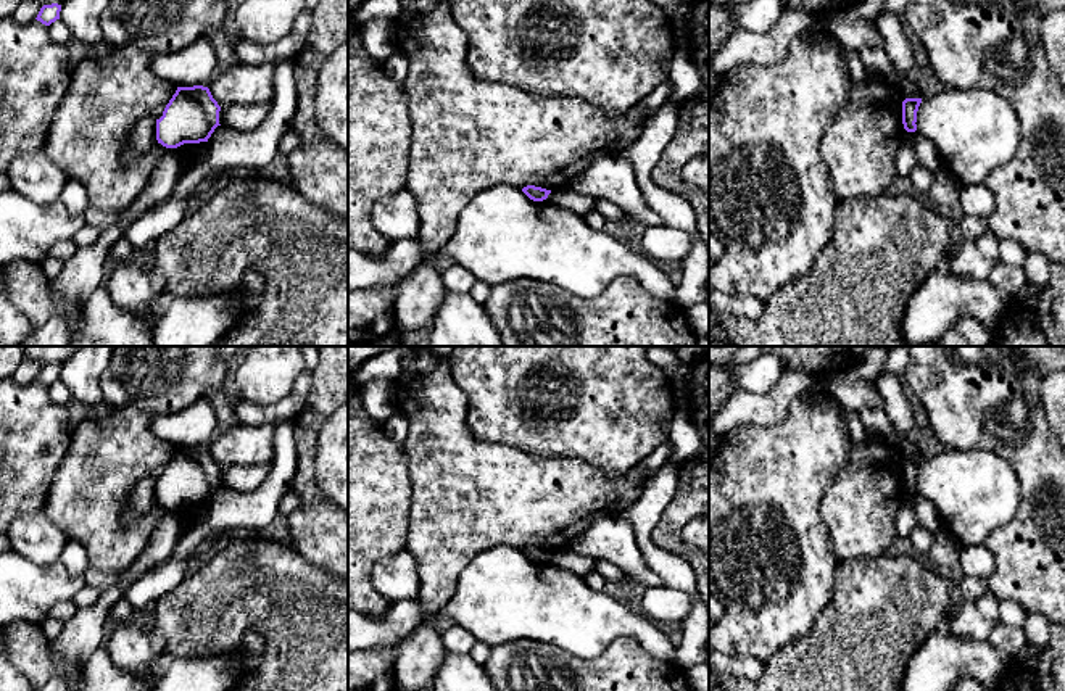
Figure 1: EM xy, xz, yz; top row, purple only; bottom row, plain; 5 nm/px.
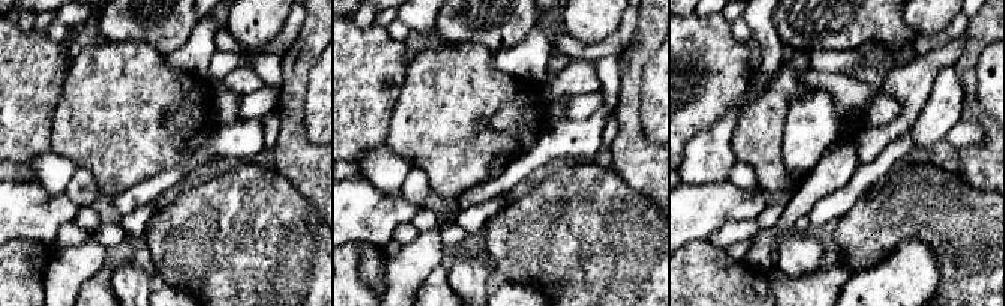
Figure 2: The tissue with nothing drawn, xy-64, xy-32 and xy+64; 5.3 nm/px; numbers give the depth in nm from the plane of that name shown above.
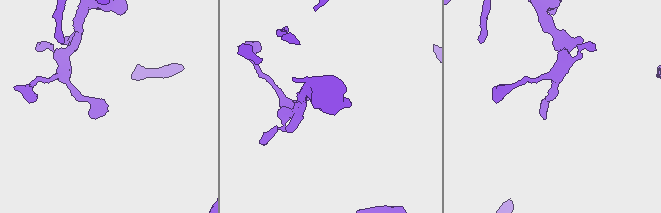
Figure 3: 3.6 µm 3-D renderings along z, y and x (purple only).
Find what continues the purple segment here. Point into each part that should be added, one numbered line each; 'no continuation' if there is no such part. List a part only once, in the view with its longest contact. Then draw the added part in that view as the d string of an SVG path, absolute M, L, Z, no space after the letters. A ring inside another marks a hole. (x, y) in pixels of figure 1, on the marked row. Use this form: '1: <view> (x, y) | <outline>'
no continuation

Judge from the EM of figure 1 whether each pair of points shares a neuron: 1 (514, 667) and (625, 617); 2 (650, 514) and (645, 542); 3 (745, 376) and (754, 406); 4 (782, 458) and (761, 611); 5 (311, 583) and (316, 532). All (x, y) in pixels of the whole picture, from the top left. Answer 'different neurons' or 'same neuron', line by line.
1: different neurons
2: same neuron
3: different neurons
4: same neuron
5: different neurons

